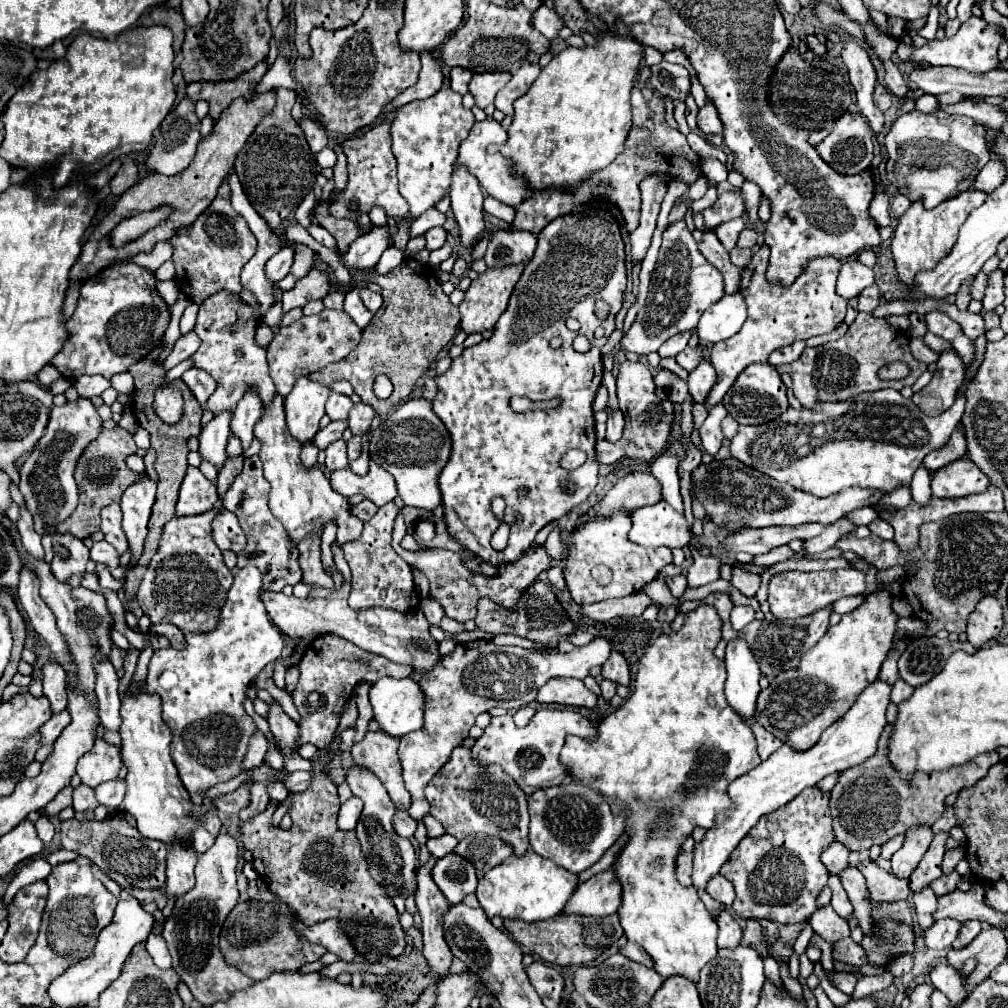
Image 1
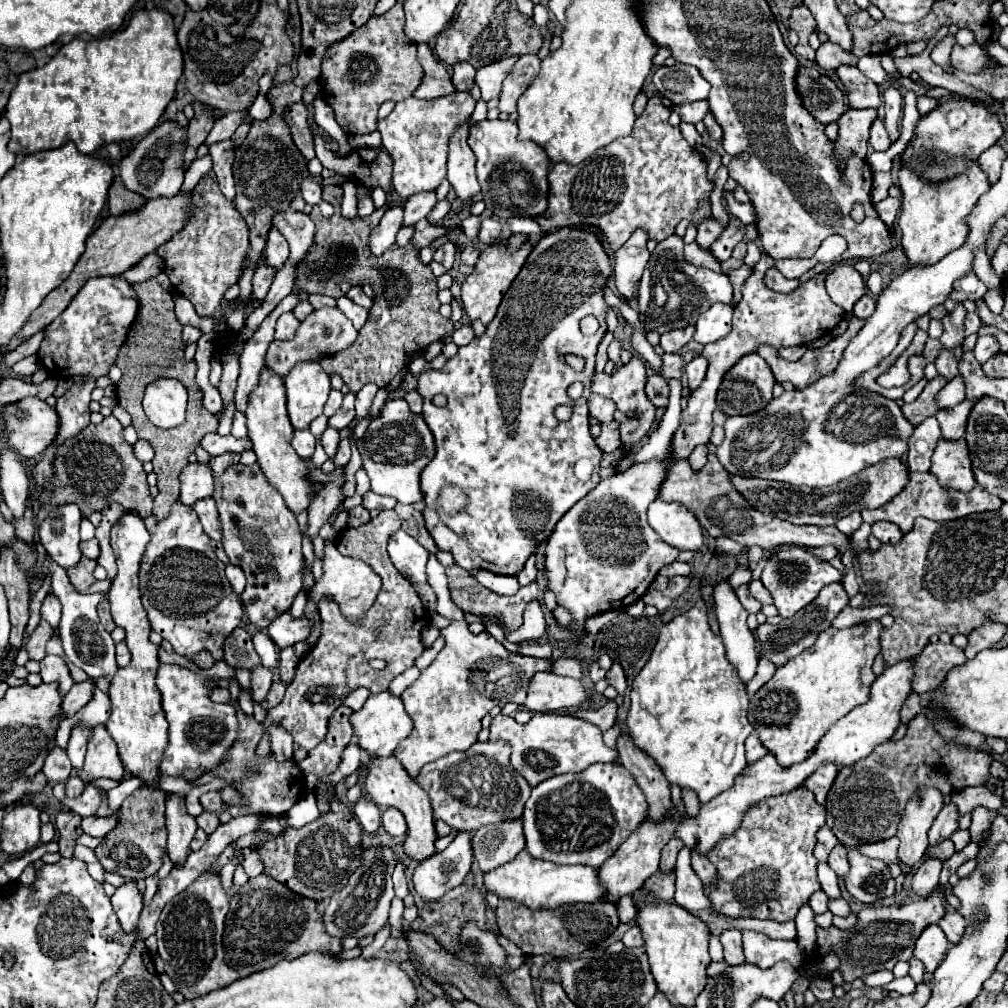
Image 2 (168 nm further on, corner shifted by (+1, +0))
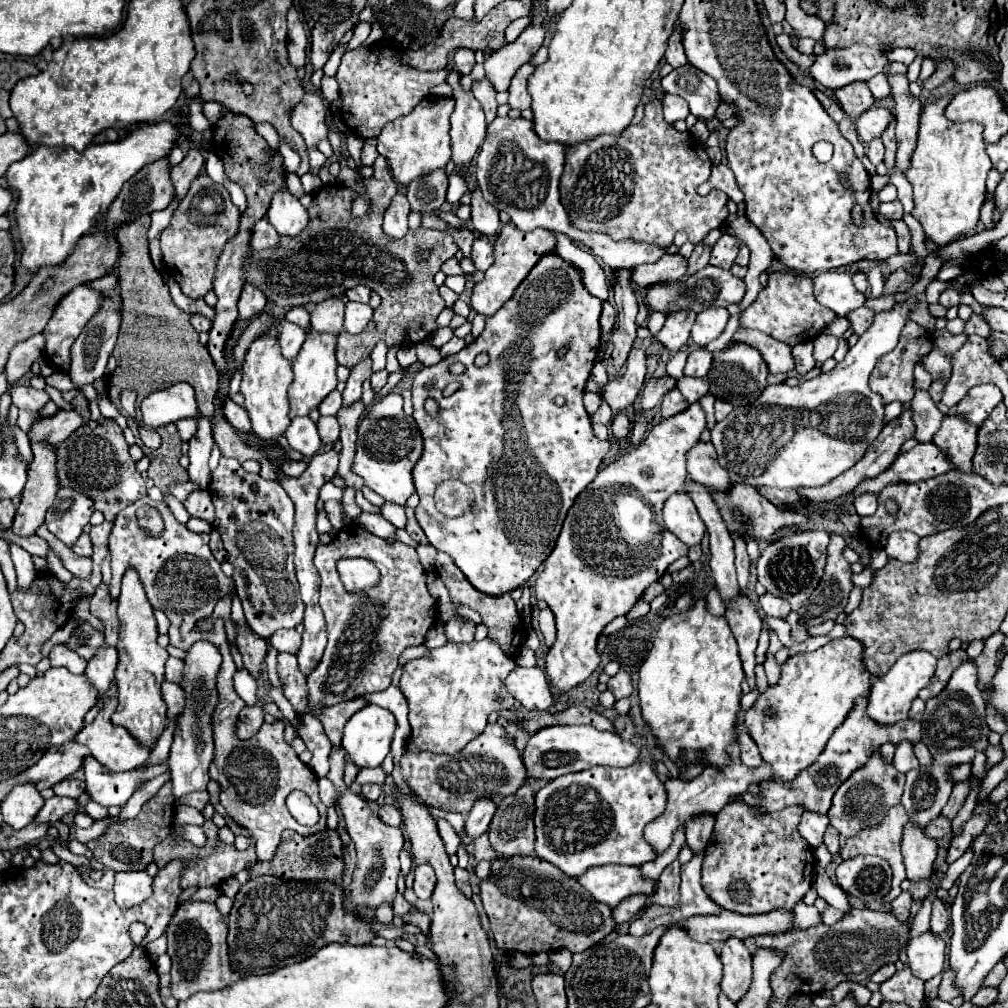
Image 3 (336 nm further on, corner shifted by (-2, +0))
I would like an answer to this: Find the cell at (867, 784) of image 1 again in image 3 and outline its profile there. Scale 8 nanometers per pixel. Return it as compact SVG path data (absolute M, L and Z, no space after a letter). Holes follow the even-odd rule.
M875 752L875 756L869 760L869 766L859 768L857 772L853 772L839 786L839 790L833 796L833 804L827 812L827 816L843 838L855 836L863 828L869 828L869 826L877 824L887 808L899 804L901 794L903 794L903 786L905 786L905 774L897 772L893 768L893 764L885 764L881 760L879 752Z

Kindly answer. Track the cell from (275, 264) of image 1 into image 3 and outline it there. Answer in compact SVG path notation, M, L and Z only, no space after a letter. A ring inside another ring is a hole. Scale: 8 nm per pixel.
M243 286L241 290L241 296L239 296L239 304L237 304L237 310L239 310L239 318L241 320L251 320L255 316L259 316L265 308L267 300L263 296L263 292L259 292L257 288L253 286Z

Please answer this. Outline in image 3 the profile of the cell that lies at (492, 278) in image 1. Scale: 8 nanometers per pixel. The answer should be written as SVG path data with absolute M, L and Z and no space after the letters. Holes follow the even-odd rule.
M505 224L495 242L495 264L485 272L483 282L477 282L473 288L473 296L471 296L473 310L485 316L493 316L515 294L517 286L525 280L525 276L541 260L541 256L555 252L555 244L557 240L553 232L545 232L545 230L521 232L519 228Z

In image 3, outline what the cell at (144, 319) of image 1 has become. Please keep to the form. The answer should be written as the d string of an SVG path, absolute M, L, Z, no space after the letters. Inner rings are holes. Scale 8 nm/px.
M87 286L73 288L69 294L65 294L65 300L59 300L43 332L47 340L49 364L53 364L63 372L69 372L69 366L71 366L69 350L75 338L89 322L89 318L97 314L99 306L101 306L101 292Z

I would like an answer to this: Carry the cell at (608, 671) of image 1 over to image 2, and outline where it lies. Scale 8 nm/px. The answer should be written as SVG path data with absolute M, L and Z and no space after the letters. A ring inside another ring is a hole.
M618 662L612 664L612 668L610 668L608 674L606 674L606 680L608 680L610 686L614 686L614 688L618 690L618 694L624 696L624 690L626 690L626 678L624 678L624 670L622 670L622 666L620 666Z

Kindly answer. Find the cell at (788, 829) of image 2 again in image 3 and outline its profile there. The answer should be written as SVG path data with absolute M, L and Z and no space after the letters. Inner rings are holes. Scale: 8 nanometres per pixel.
M741 800L727 804L715 816L715 828L705 850L701 876L701 886L705 894L721 908L739 914L763 914L771 912L773 908L793 908L795 902L801 900L805 892L811 888L815 874L813 850L809 848L809 844L805 844L805 840L801 840L797 832L797 820L801 818L801 812L803 808L783 808L781 812L761 816Z

